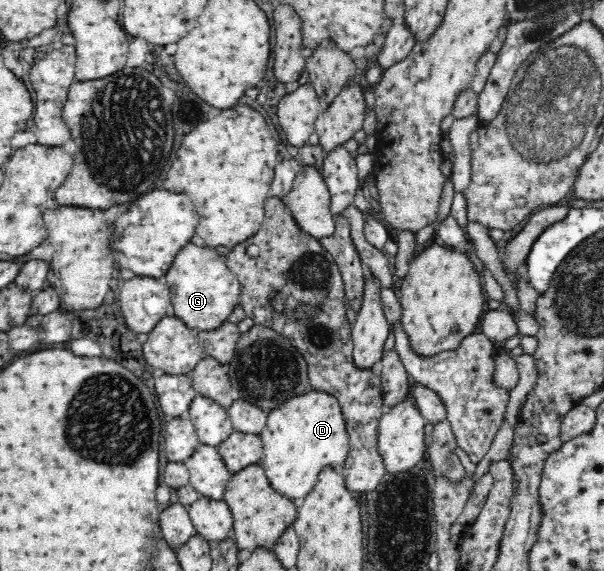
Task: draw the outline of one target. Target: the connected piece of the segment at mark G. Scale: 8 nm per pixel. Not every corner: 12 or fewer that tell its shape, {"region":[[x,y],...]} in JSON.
{"region":[[187,244],[167,274],[191,329],[219,328],[241,286],[213,248]]}

